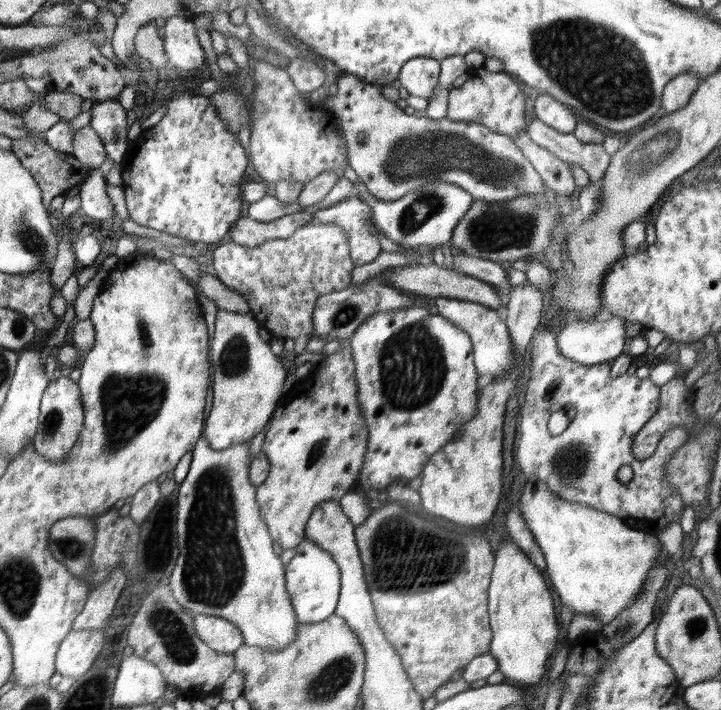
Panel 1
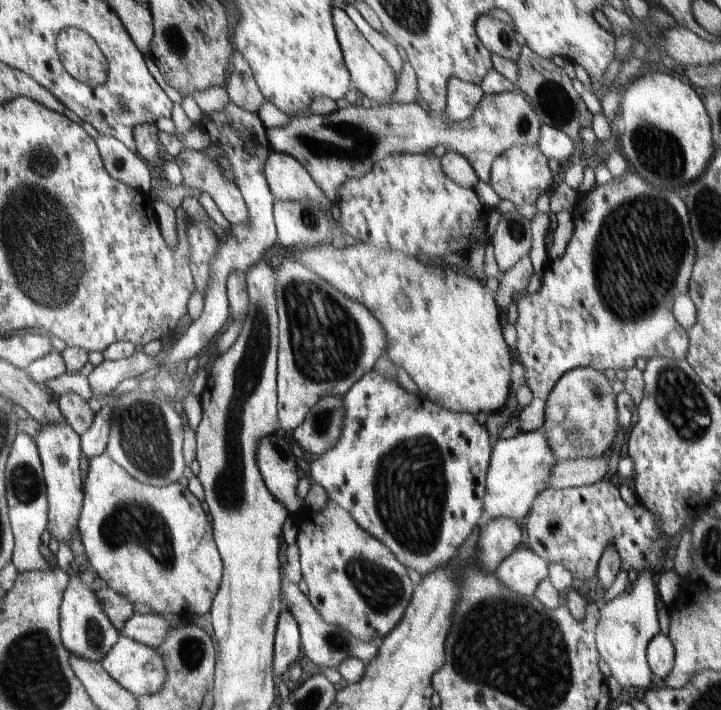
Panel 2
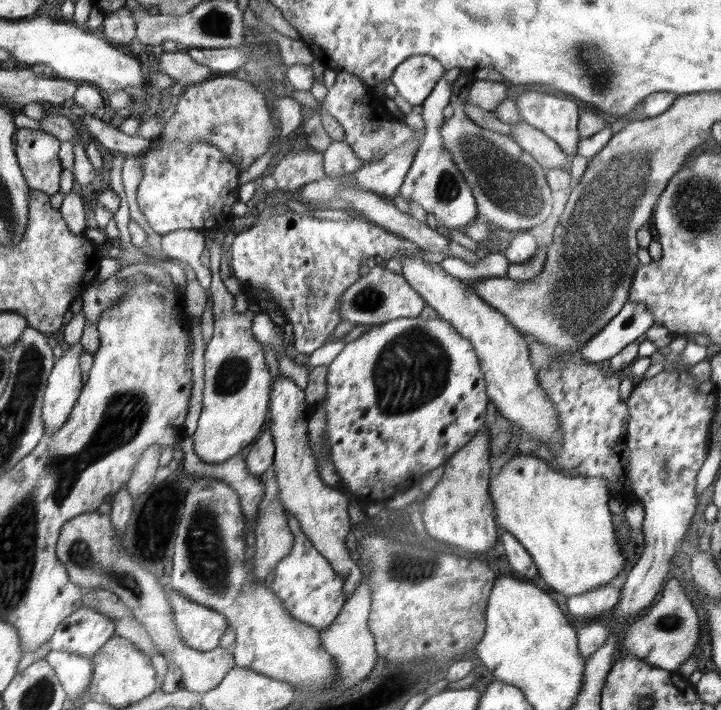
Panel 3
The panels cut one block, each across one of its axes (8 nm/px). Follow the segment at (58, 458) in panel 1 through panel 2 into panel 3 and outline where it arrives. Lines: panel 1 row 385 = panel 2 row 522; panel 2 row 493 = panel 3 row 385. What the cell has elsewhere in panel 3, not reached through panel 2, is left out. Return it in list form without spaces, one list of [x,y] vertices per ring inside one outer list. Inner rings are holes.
[[[79,341],[77,344],[69,345],[62,356],[54,361],[43,400],[42,420],[45,433],[60,430],[60,426],[66,423],[68,414],[80,396],[84,386],[80,375],[80,356],[84,350]]]

